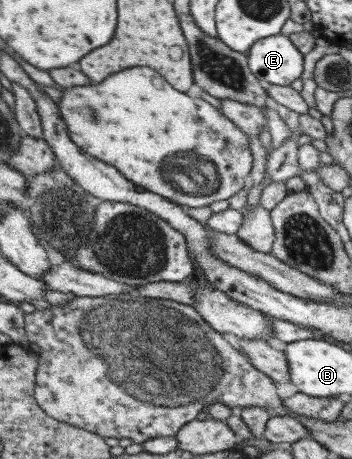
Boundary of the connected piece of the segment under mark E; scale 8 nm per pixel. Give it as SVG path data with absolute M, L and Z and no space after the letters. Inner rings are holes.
M283 34L255 41L245 55L255 78L272 85L289 86L303 70L303 54Z

